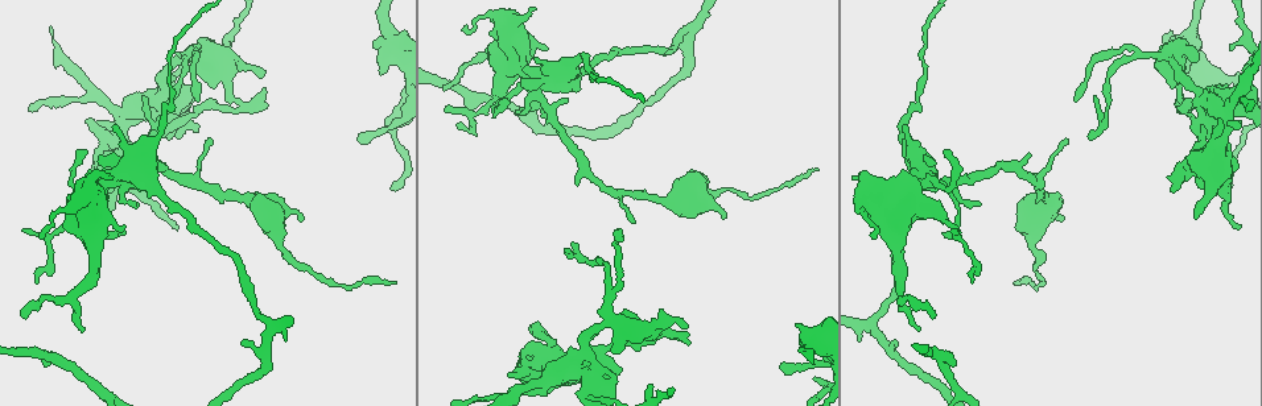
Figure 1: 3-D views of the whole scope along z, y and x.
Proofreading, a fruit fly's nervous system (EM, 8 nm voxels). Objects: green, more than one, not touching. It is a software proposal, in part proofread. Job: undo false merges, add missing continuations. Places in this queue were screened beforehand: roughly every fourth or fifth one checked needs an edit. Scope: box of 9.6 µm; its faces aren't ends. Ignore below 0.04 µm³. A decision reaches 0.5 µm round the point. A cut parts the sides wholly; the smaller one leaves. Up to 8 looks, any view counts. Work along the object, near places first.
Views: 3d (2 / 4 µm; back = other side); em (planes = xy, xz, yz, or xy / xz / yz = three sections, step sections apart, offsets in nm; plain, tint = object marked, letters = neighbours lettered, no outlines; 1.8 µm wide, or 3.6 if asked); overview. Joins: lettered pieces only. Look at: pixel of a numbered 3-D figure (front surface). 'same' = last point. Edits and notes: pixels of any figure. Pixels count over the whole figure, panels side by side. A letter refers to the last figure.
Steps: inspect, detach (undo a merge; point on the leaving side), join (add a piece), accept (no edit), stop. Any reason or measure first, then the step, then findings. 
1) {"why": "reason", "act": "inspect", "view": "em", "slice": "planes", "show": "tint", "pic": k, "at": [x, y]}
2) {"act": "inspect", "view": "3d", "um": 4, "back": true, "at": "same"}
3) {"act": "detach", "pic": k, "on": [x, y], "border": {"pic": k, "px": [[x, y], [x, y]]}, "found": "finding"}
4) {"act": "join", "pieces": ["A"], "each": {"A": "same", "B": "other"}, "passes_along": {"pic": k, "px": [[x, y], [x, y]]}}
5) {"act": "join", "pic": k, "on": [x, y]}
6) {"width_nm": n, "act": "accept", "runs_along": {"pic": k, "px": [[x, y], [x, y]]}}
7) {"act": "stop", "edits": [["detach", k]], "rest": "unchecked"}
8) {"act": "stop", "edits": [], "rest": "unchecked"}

{"why": "looks like a crossing", "act": "inspect", "view": "3d", "um": 2, "pic": 1, "at": [928, 182]}

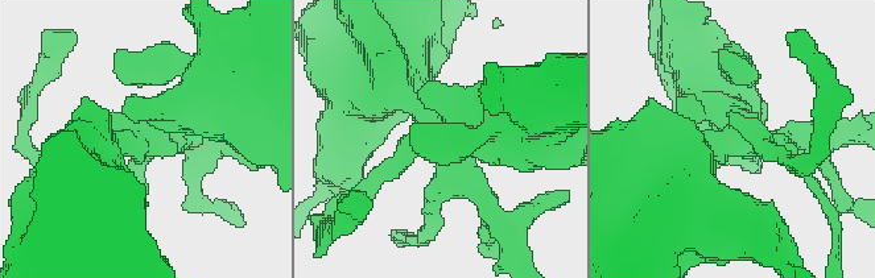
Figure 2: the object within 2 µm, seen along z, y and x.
{"act": "inspect", "view": "em", "slice": "xy", "step": 4, "show": "plain", "pic": 2, "at": [144, 127]}

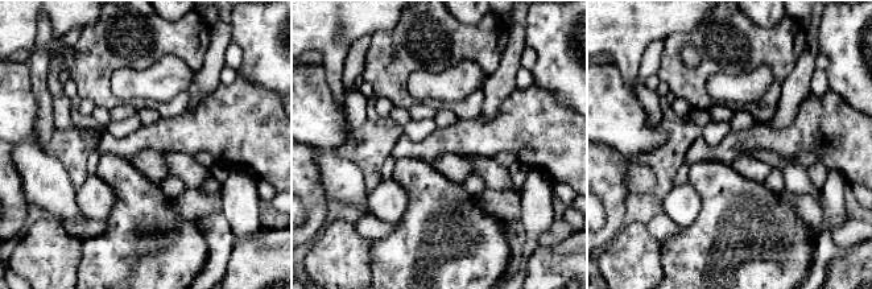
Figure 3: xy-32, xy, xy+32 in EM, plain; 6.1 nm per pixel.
{"why": "see the neighbours", "act": "inspect", "view": "em", "slice": "xy", "step": 4, "show": "letters", "at": "same"}

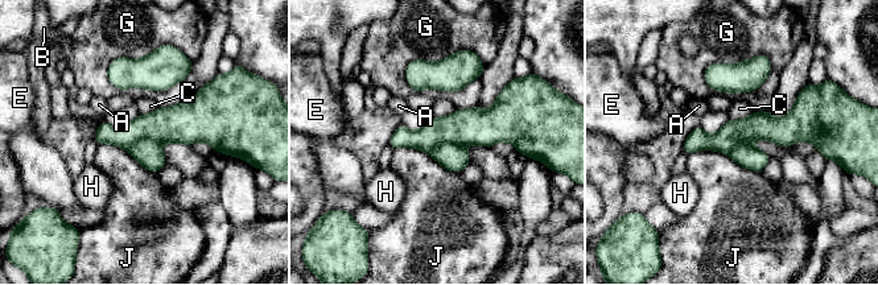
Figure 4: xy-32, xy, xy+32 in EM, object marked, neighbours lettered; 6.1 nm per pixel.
{"act": "detach", "pic": 4, "on": [182, 124], "each": {"A": "other", "B": "other", "C": "other", "E": "other", "G": "other", "H": "other", "J": "other"}, "found": "a second cell is stuck on"}

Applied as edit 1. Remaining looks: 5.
{"why": "redraw", "act": "inspect", "view": "overview"}

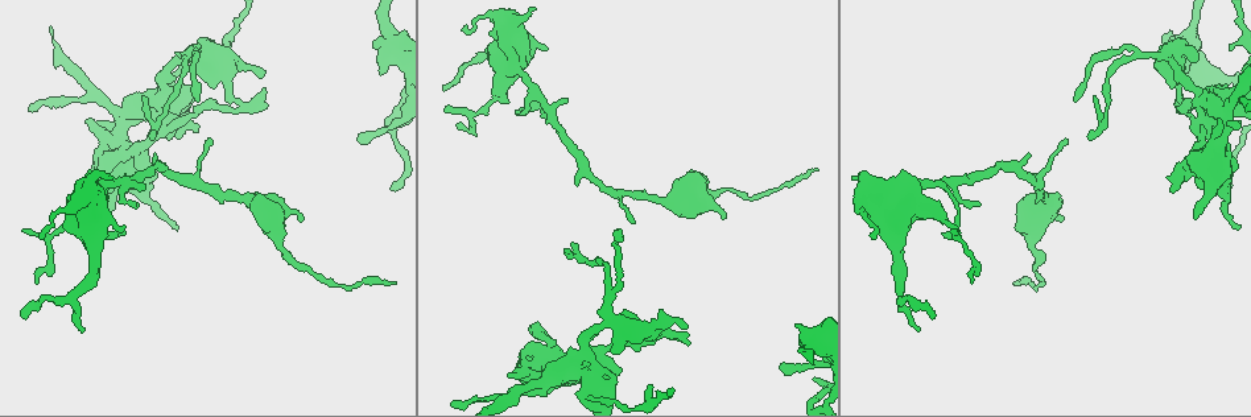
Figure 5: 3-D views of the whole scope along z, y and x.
{"why": "an open end", "act": "inspect", "view": "em", "slice": "planes", "show": "letters", "pic": 5, "at": [265, 90]}

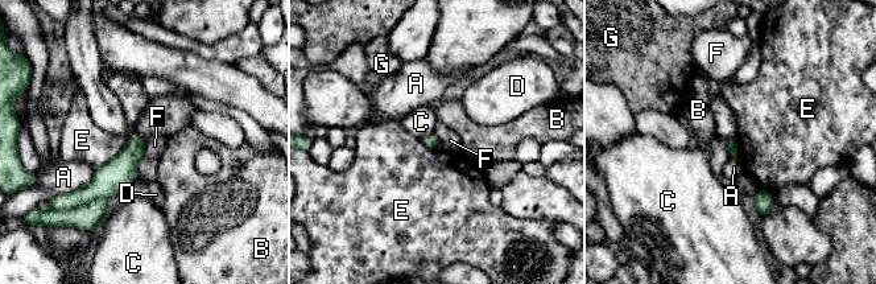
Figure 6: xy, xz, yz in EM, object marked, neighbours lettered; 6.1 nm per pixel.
{"act": "detach", "pic": 6, "on": [119, 173], "each": {"A": "other", "B": "other", "C": "other", "D": "other", "E": "other", "F": "other", "G": "other"}, "border": {"pic": 6, "px": [[104, 197], [98, 197], [77, 208]]}, "found": "two cells meet here"}

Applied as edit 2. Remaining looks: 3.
{"act": "stop", "edits": [["detach", 4], ["detach", 6]], "rest": "unchecked"}

